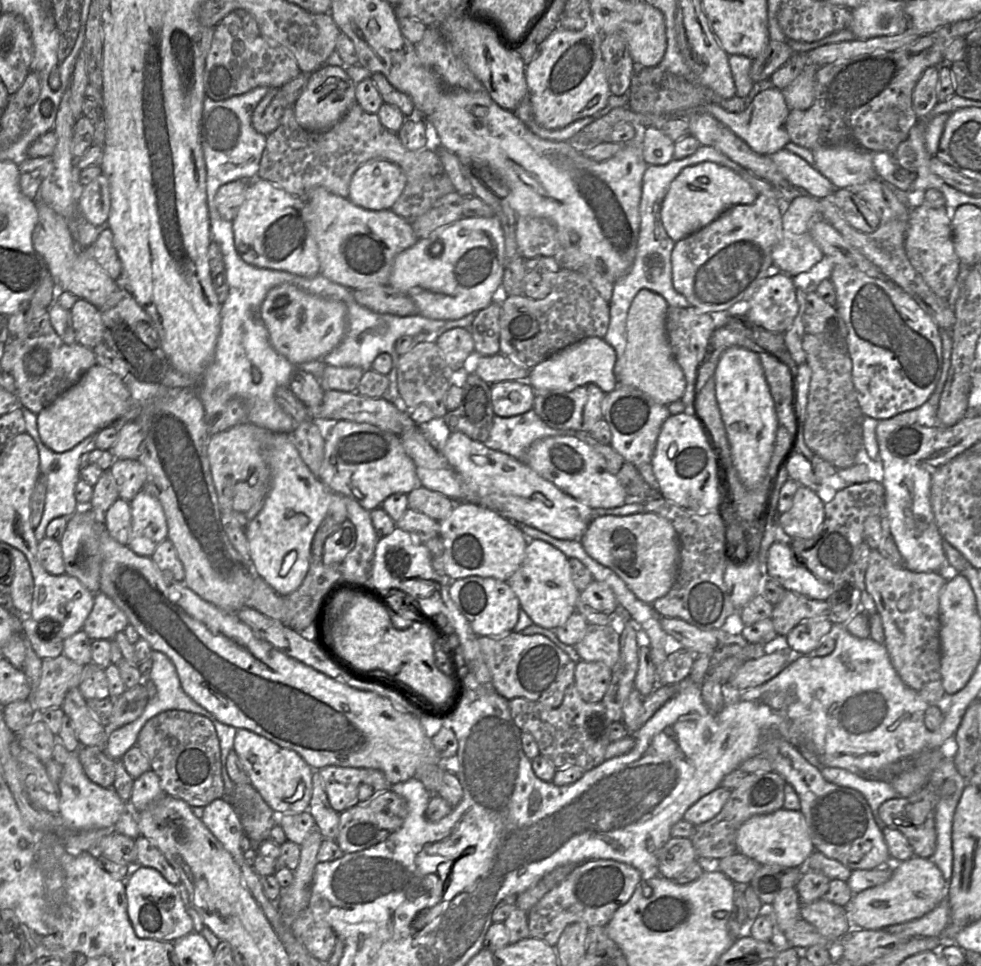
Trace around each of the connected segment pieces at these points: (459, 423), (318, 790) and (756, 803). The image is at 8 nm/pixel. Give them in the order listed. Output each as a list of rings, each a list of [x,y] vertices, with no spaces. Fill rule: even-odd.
[[[474,372],[469,373],[463,387],[459,407],[443,417],[451,432],[460,432],[472,440],[485,443],[495,416],[491,399],[491,385]]]
[[[313,771],[312,774],[312,796],[307,812],[313,817],[322,837],[335,841],[338,834],[339,813],[330,806],[318,771]]]
[[[776,772],[746,775],[740,784],[731,790],[721,811],[711,820],[695,826],[695,832],[689,839],[698,859],[720,860],[735,854],[736,835],[740,826],[755,815],[770,814],[783,808],[785,785],[783,777]]]

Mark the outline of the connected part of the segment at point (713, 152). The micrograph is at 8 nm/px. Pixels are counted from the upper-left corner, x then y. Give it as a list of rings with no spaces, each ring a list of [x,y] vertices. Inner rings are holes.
[[[700,145],[694,154],[683,158],[682,160],[677,160],[674,158],[664,165],[648,166],[643,175],[642,194],[639,205],[641,221],[636,256],[631,268],[614,282],[612,297],[609,303],[610,321],[608,331],[603,338],[605,342],[609,344],[616,352],[617,359],[614,366],[616,379],[623,367],[623,355],[627,343],[626,321],[628,311],[634,297],[640,290],[647,289],[661,295],[669,306],[680,308],[691,306],[686,298],[678,293],[673,286],[671,254],[676,242],[674,242],[668,236],[662,224],[661,206],[671,183],[680,174],[680,172],[686,167],[702,162],[714,162],[731,169],[737,174],[742,173],[742,171],[747,171],[726,155],[718,152],[713,146]]]

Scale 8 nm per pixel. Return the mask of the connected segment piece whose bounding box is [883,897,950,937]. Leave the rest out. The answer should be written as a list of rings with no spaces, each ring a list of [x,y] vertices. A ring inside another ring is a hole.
[[[948,898],[942,901],[924,916],[904,922],[889,925],[883,929],[890,933],[904,934],[907,937],[939,936],[950,924],[950,908]]]

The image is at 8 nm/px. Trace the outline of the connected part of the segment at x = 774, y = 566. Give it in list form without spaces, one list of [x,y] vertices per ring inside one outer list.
[[[774,542],[767,555],[767,577],[778,582],[784,590],[813,600],[827,601],[832,585],[816,578],[809,570],[798,567],[791,558],[789,545]]]

